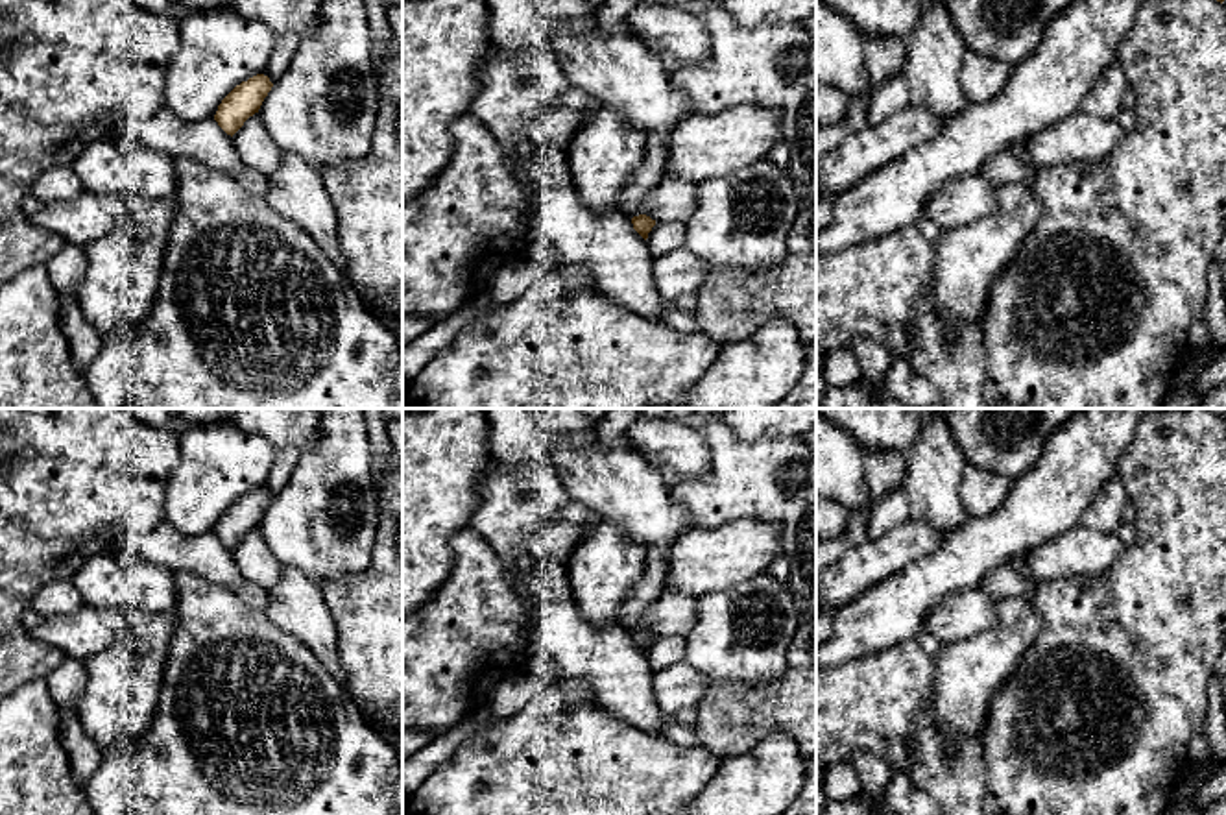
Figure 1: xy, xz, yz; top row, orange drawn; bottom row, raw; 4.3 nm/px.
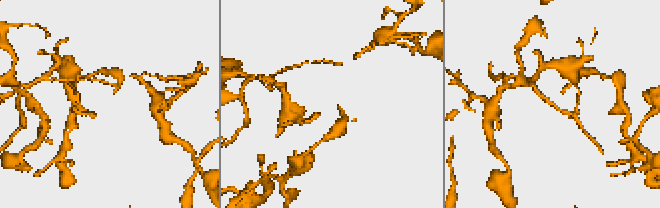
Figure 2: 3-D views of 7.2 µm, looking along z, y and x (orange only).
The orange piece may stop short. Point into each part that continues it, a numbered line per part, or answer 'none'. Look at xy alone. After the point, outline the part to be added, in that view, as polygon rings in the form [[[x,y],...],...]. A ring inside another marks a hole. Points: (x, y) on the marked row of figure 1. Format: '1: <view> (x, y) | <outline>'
none

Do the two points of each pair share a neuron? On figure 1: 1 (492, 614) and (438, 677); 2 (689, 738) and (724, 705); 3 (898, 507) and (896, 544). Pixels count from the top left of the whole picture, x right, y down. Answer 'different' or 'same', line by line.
1: same
2: different
3: different

